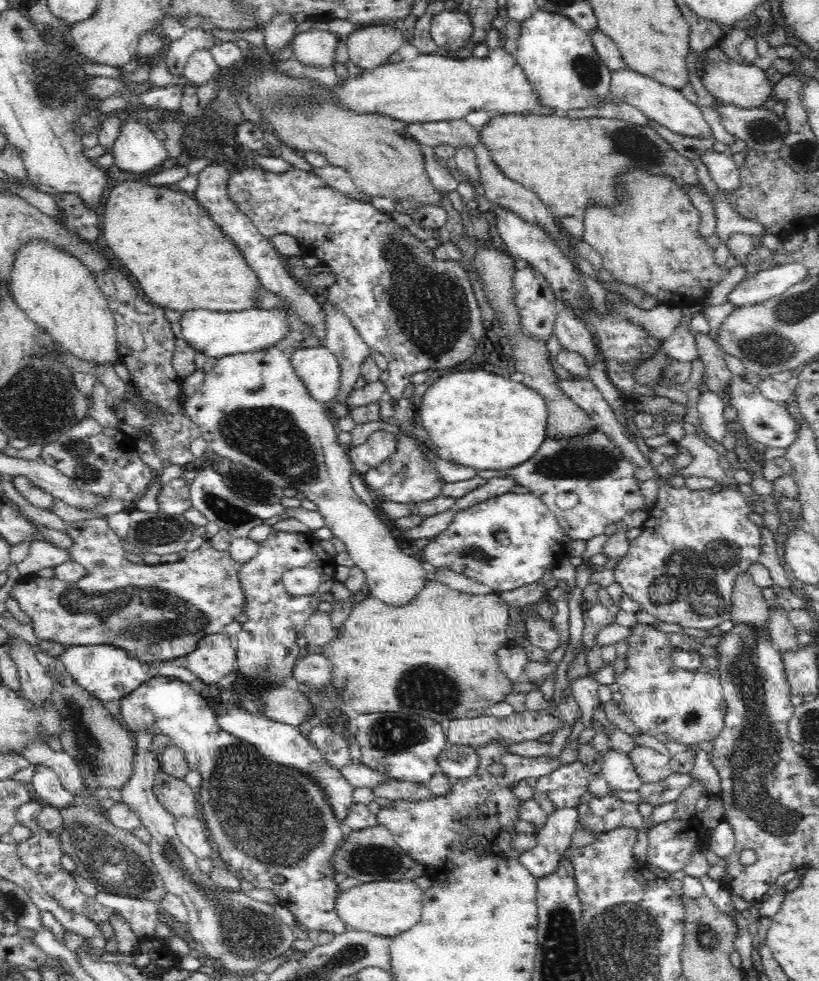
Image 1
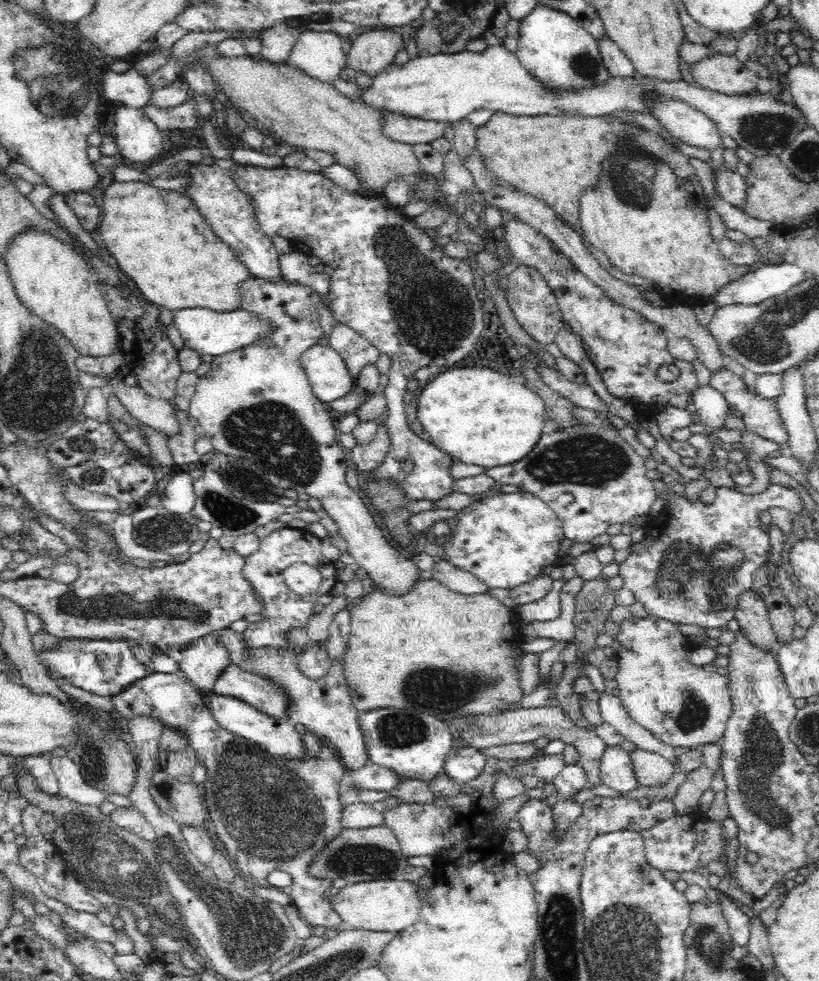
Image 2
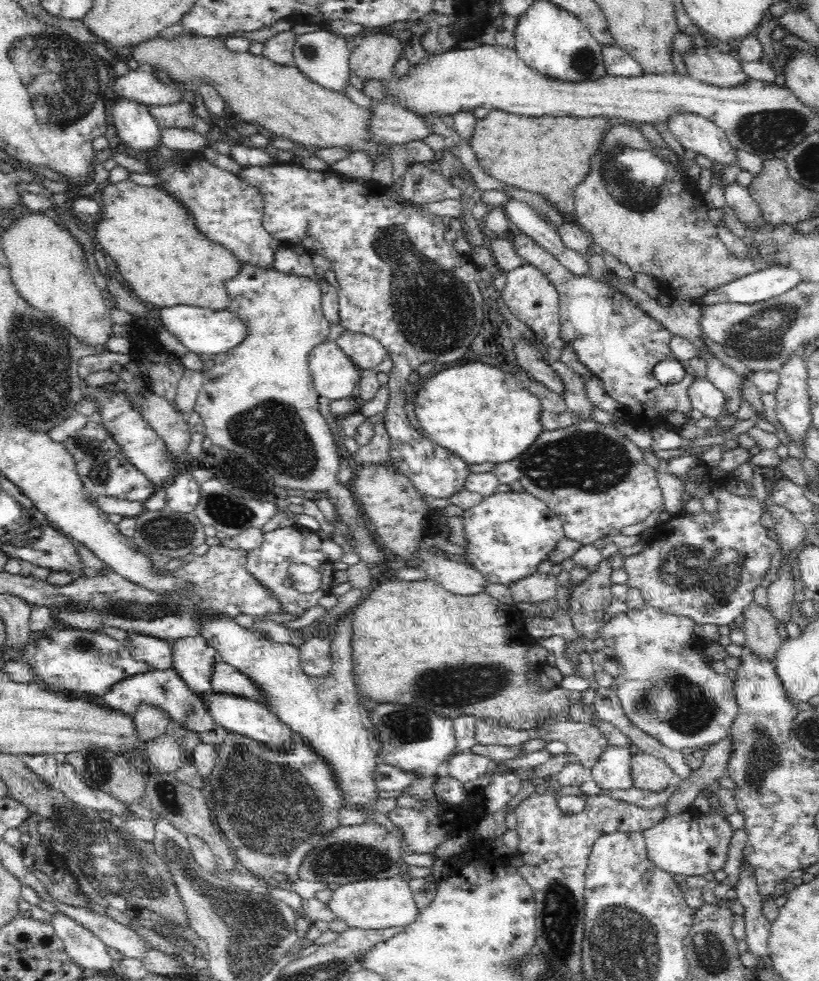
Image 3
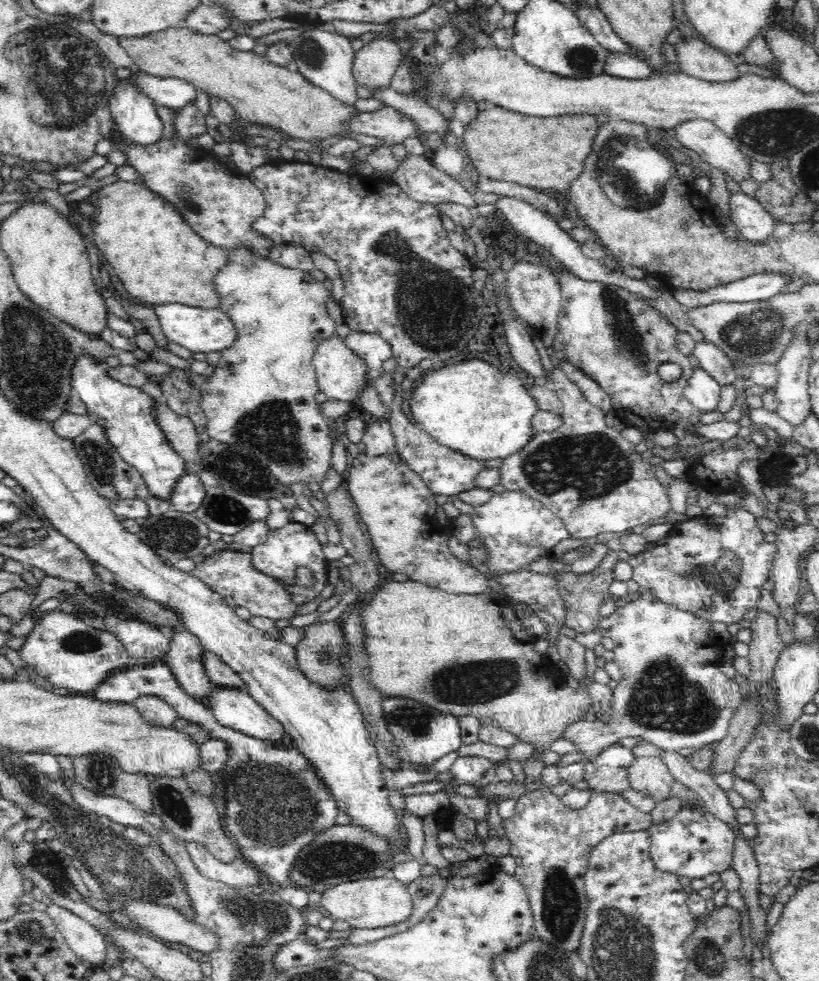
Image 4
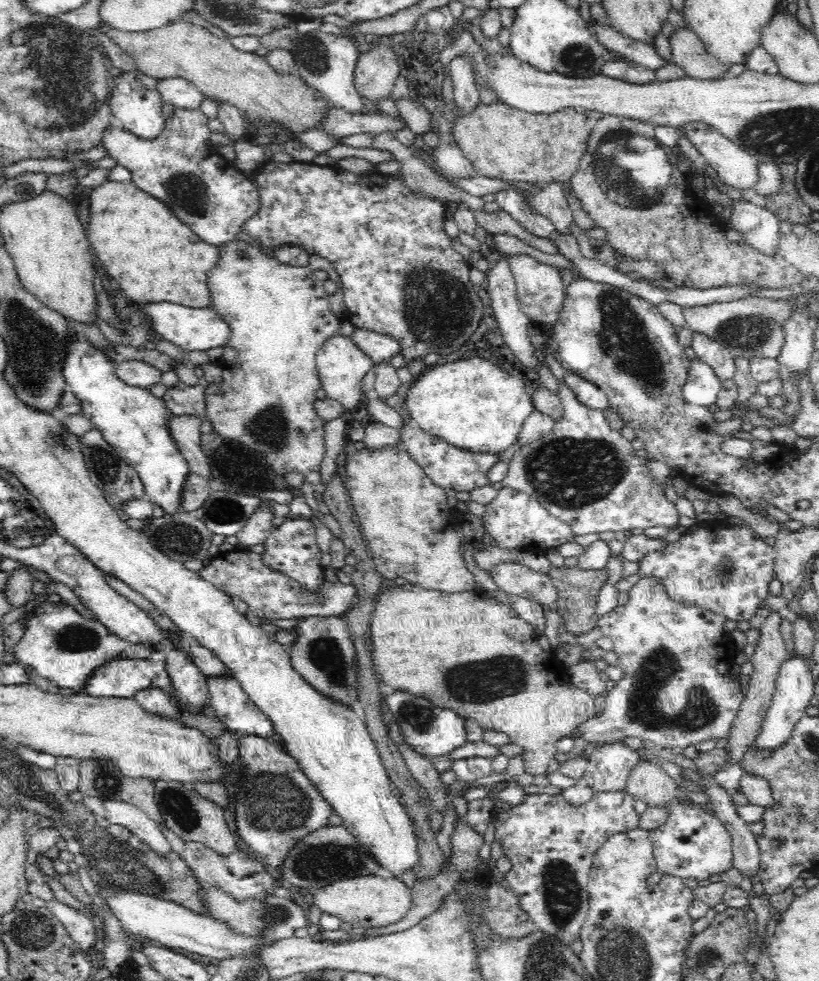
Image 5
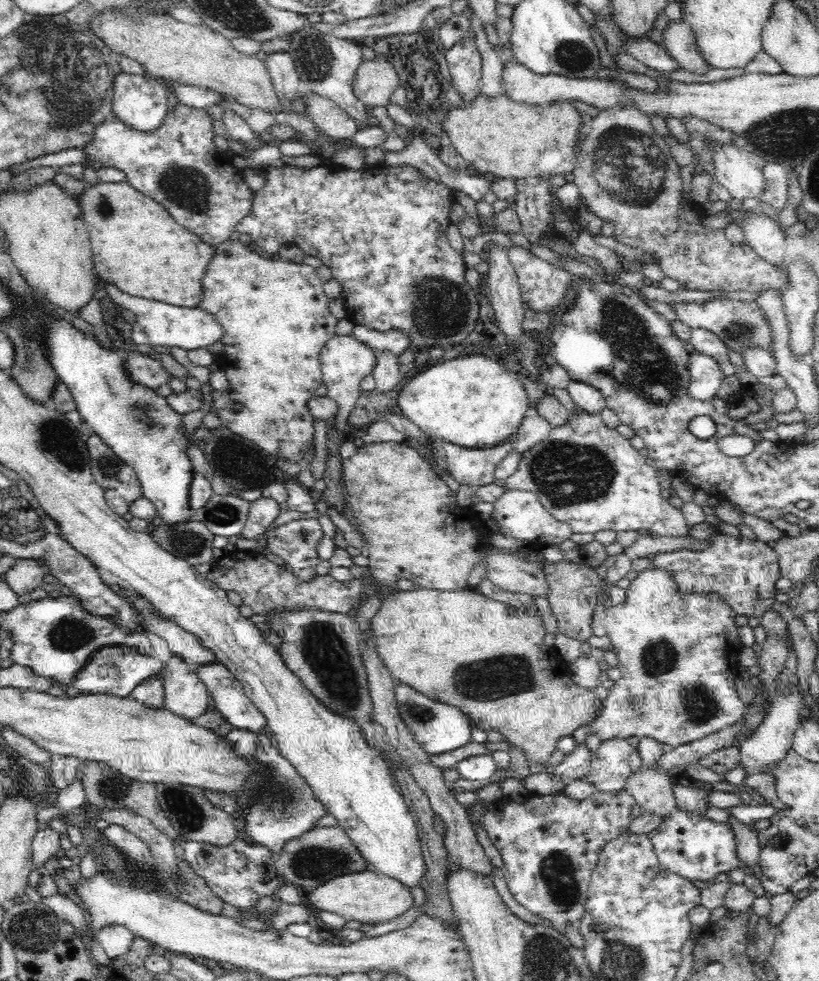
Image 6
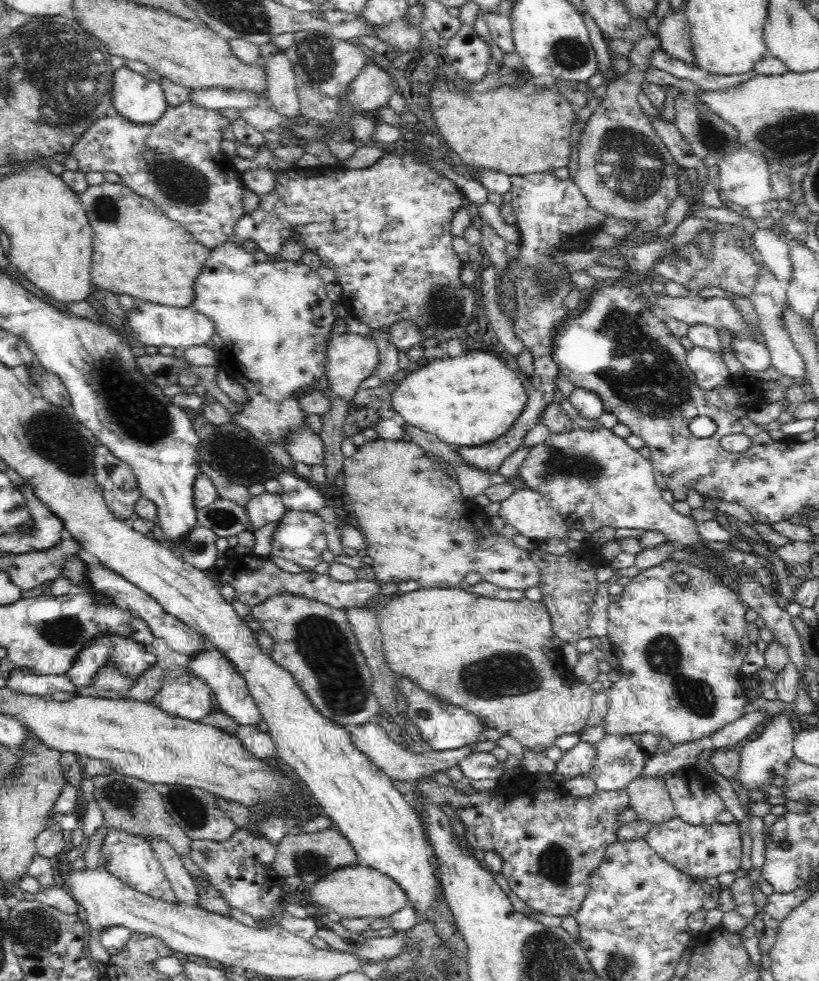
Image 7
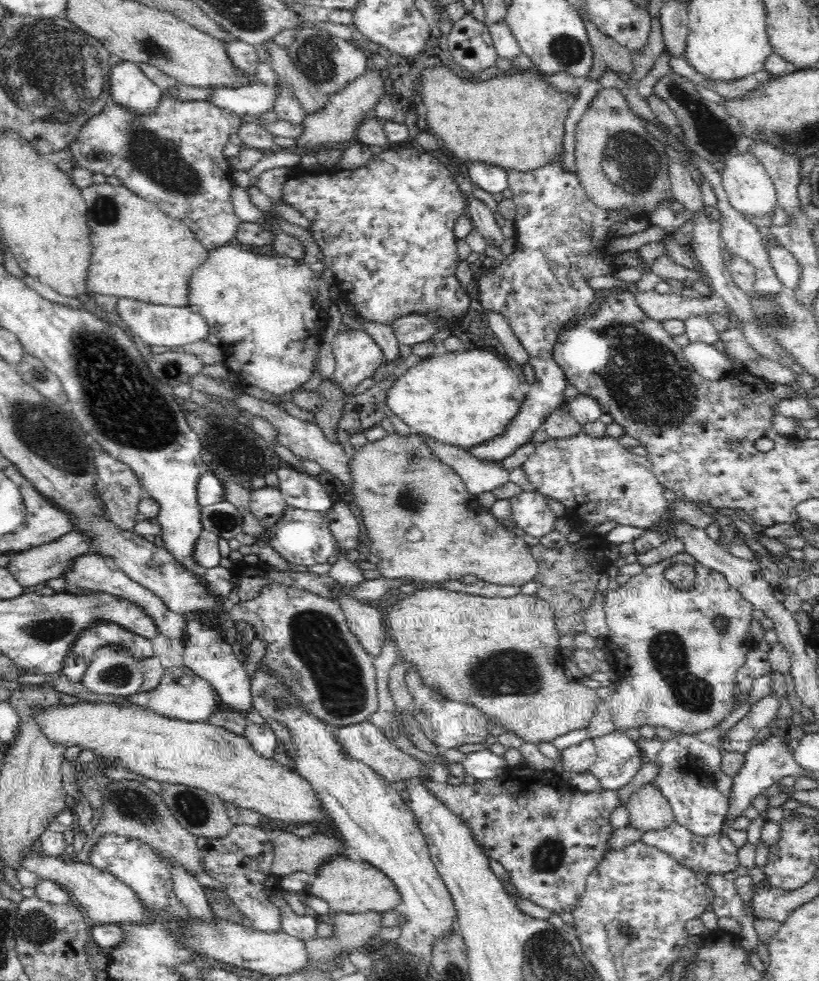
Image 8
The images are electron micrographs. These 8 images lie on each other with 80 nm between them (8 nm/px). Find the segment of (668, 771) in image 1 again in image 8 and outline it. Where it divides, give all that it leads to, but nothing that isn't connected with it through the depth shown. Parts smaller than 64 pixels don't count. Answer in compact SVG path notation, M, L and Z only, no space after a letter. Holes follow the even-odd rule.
M651 782L634 790L625 806L629 826L644 833L668 829L675 822L671 804Z

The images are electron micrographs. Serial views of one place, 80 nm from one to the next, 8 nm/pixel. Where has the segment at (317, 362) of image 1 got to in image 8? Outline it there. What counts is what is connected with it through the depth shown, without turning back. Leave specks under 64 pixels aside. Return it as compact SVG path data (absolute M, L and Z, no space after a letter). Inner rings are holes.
M361 328L339 331L332 344L336 369L331 379L346 394L354 393L362 381L385 364L382 348Z

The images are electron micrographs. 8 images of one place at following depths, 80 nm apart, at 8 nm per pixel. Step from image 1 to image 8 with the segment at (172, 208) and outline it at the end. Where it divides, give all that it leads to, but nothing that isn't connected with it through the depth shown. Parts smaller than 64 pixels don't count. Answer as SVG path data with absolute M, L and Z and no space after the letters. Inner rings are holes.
M94 183L81 193L87 204L91 244L86 296L106 294L155 305L184 307L192 273L209 253L194 231L122 184Z

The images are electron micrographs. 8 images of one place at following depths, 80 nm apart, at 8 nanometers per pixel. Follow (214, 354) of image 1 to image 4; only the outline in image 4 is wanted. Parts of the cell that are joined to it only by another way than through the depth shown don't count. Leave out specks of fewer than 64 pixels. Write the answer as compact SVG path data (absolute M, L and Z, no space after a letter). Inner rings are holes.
M182 303L153 305L154 312L168 340L192 352L222 352L234 345L237 332L234 323L220 309L204 309Z

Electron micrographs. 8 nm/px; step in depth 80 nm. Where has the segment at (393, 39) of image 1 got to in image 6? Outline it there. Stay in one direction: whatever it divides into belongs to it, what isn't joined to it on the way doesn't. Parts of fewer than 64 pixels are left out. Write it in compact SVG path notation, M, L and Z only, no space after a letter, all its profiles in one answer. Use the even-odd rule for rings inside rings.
M376 54L375 59L363 59L353 80L353 93L368 109L391 104L390 96L398 86L396 69L385 56Z

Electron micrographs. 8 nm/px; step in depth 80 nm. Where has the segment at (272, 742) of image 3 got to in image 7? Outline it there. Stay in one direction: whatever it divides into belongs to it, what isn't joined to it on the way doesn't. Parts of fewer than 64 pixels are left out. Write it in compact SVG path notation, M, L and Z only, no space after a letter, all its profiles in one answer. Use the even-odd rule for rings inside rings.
M206 641L203 643L206 645L206 648L189 658L188 667L212 689L216 695L220 710L230 716L232 720L236 721L238 726L257 726L258 722L263 720L263 718L260 714L258 705L256 705L254 699L250 696L248 685L246 685L246 679L234 669L234 665L232 665L232 662L230 662L230 659L228 659L224 653L213 648L213 646L207 644Z

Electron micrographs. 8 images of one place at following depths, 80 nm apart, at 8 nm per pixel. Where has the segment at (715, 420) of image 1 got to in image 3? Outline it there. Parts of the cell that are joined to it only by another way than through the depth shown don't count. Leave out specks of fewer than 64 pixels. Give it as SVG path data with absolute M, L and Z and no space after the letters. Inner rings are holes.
M696 378L696 382L692 382L690 390L688 390L688 397L691 401L691 406L700 411L704 418L708 420L715 420L724 406L726 406L727 399L725 395L714 384L710 383L708 378Z

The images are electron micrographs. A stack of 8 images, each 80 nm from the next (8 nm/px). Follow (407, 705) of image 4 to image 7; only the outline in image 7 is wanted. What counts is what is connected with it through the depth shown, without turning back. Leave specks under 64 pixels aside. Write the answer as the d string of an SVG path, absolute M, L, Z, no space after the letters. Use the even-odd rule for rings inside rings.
M400 676L396 681L399 692L407 698L409 705L405 716L417 726L421 739L424 740L427 750L456 750L462 746L478 742L478 736L484 733L486 727L482 724L481 718L469 713L462 706L446 703L430 693L414 685L412 680Z

